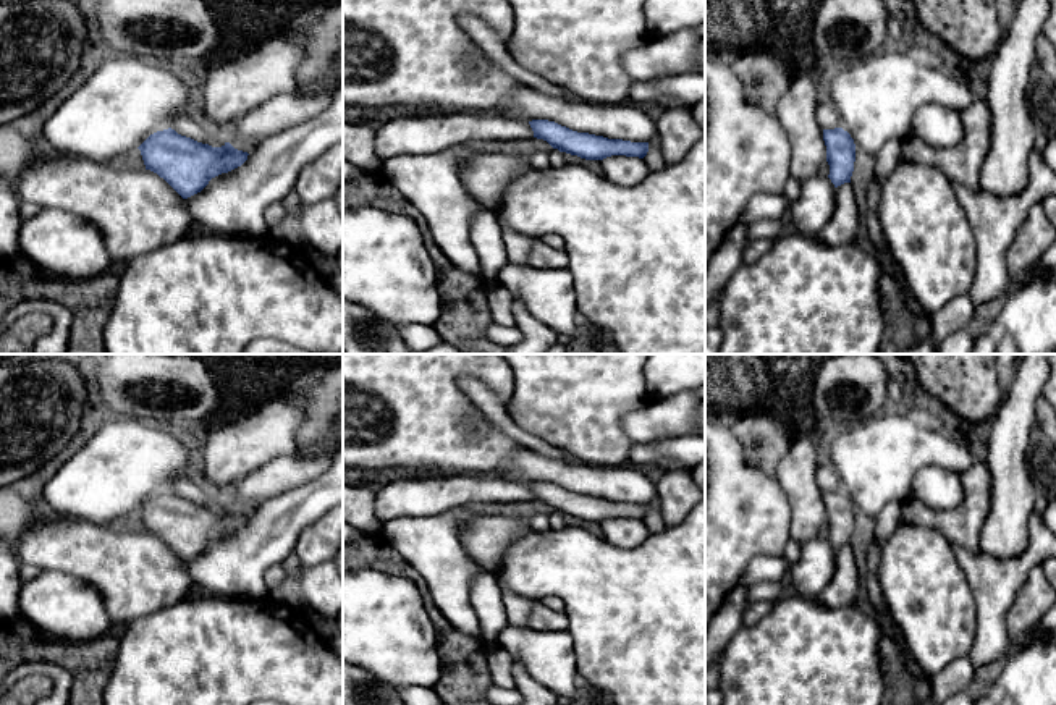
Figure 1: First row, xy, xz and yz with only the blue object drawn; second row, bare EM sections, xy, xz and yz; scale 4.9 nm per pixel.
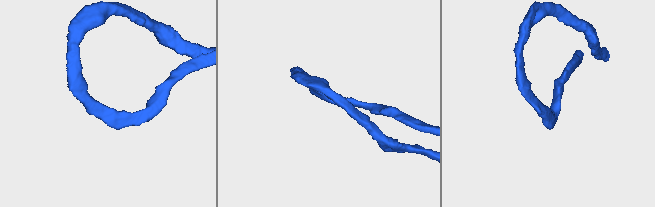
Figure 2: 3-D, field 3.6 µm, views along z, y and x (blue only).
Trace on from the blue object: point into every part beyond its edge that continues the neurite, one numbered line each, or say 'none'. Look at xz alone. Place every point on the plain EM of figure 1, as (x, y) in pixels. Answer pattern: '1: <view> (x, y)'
1: xz (418, 495)

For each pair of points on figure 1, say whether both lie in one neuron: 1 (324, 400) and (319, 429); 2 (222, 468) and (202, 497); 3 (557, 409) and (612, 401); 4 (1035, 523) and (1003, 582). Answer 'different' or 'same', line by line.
1: same
2: different
3: same
4: same

